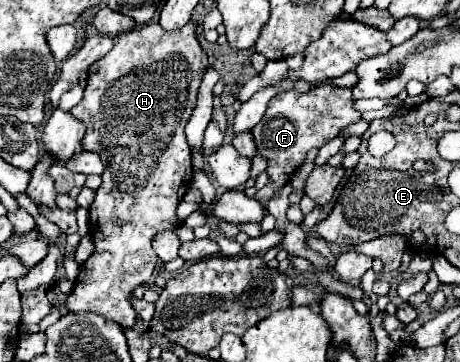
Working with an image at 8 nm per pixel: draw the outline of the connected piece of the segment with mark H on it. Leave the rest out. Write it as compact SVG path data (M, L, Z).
M192 17L186 27L178 31L164 31L158 23L148 23L114 37L112 51L90 65L84 99L70 111L72 117L86 123L82 149L98 153L104 163L104 185L98 187L96 199L90 207L90 235L96 249L84 263L84 269L80 269L74 291L66 299L66 307L74 313L98 313L108 317L108 321L116 321L124 329L131 329L138 316L128 301L128 295L136 285L152 279L158 263L158 255L152 249L152 239L156 233L176 229L180 225L174 209L192 181L190 147L184 137L184 127L196 107L198 87L208 69L208 55L198 43L196 25L196 17Z

